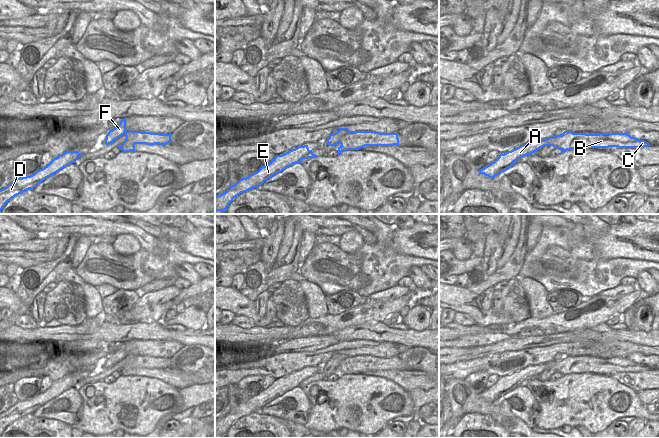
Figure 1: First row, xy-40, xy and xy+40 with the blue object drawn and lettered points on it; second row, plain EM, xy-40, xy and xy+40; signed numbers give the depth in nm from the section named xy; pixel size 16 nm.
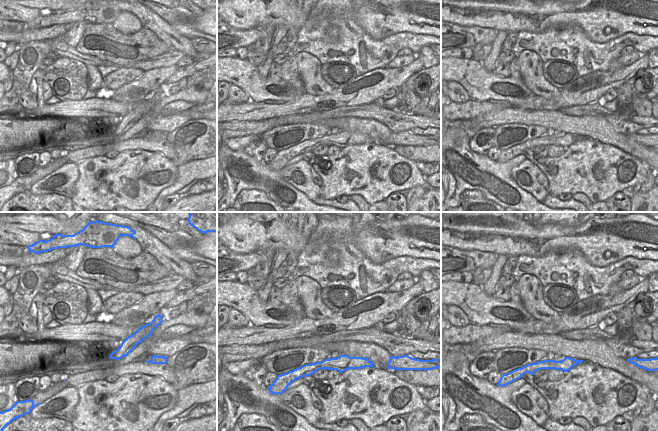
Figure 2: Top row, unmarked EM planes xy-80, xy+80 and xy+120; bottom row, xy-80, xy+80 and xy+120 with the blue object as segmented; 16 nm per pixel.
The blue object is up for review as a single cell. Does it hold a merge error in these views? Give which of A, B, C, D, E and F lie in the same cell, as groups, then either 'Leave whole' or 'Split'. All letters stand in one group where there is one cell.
Groups: A B C D E / F. Split

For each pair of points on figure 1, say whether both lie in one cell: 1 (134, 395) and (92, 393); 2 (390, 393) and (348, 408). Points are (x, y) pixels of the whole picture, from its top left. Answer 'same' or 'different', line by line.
1: same
2: same

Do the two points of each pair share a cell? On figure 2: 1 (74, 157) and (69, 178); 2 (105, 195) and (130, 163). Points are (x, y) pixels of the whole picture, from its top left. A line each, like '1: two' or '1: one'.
1: two
2: one

